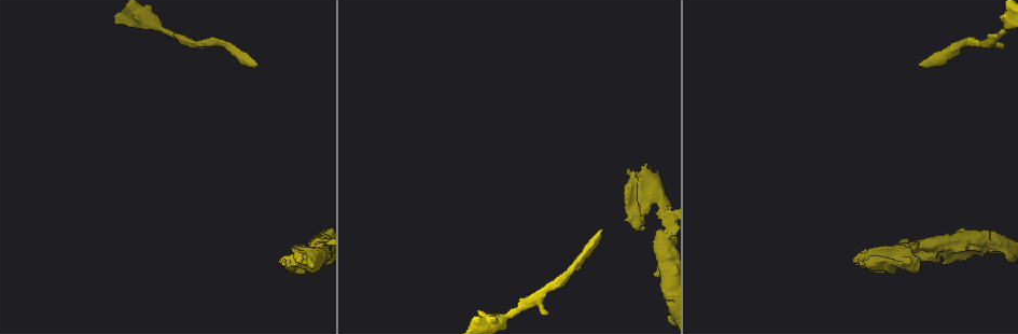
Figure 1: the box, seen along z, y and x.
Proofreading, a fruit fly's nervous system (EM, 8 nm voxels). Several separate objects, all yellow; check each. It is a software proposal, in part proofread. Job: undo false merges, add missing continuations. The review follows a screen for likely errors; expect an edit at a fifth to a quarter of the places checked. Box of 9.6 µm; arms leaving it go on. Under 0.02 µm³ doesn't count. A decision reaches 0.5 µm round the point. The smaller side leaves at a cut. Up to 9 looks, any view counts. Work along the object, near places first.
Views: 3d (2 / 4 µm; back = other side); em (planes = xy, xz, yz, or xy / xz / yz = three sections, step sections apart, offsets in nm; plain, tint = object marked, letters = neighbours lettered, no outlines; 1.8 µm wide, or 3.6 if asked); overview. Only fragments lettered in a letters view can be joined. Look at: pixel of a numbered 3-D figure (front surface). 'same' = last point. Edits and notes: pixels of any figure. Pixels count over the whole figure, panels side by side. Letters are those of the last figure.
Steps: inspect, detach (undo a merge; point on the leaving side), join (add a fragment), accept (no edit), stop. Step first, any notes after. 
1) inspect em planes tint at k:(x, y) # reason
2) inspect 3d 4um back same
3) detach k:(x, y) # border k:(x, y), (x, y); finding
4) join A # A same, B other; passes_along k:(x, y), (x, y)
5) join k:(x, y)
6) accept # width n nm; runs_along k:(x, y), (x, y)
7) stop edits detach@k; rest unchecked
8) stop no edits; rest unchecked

inspect 3d 2um at 1:(300, 263) # an open end

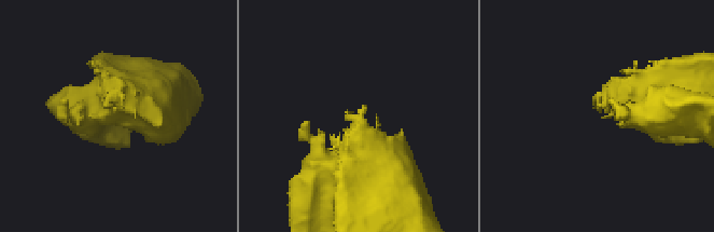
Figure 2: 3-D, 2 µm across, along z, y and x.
inspect em xz step 8 letters at 2:(365, 107) # arm_widths 260, 380 nm; need the tissue

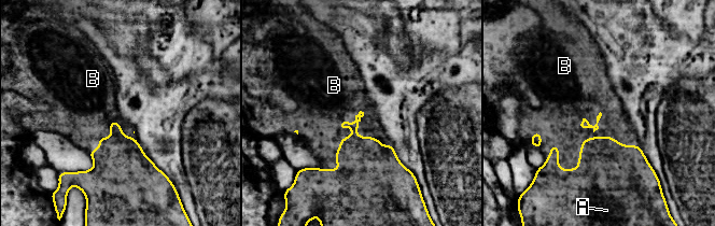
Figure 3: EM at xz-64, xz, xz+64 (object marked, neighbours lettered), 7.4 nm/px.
join B # A other, B same; passes_along 3:(368, 160), (340, 142), (324, 141); it goes on there

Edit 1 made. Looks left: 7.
inspect em planes tint at 1:(920, 266)

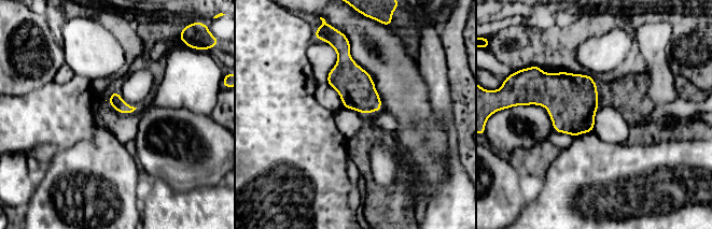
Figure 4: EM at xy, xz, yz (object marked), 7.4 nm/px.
inspect em planes letters same

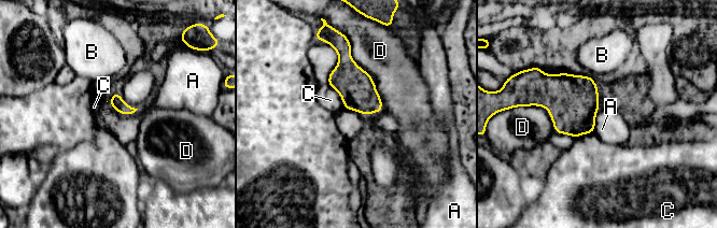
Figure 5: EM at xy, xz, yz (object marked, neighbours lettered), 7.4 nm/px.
accept # A other, B other, C other, D other; border 5:(595, 122), (593, 131); none of them fits

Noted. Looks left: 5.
inspect 3d 2um at 1:(547, 315)

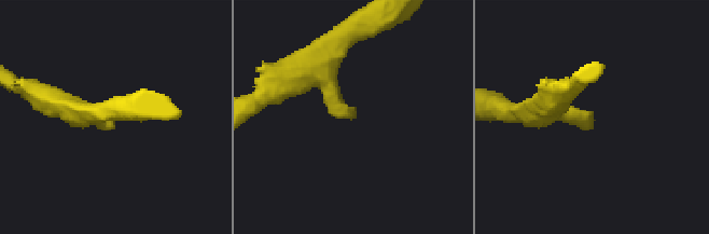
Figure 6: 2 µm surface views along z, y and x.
inspect em xy step 4 letters at 6:(592, 128) # now the EM

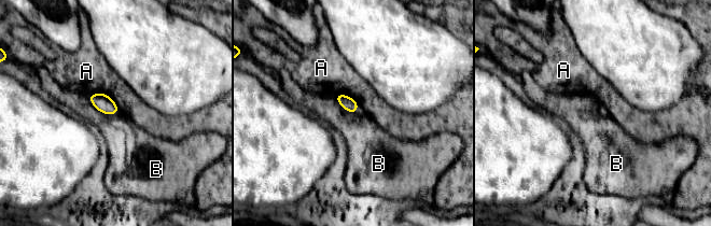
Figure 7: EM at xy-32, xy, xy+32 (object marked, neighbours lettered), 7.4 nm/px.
inspect em planes letters same # cut it another way

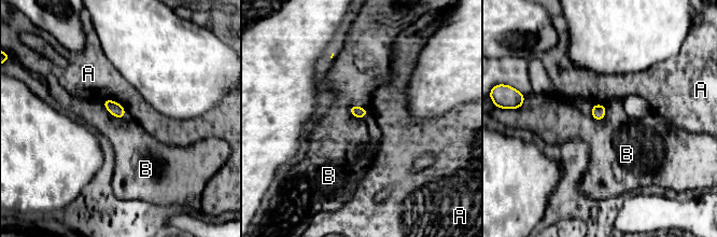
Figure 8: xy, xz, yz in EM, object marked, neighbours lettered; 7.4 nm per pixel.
accept # A other, B other; border 8:(348, 108), (361, 106), (368, 110); no lettered fragment goes on from it

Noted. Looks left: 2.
inspect em yz step 16 tint at 1:(600, 232) # long arm stops here

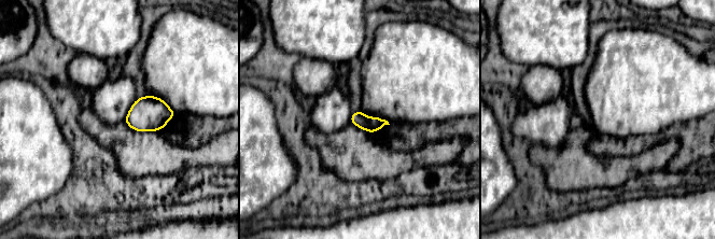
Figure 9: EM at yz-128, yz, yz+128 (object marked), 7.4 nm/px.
inspect em planes letters same

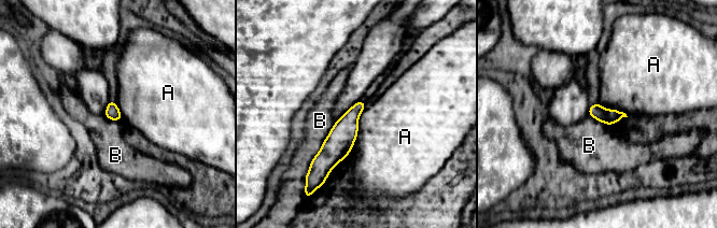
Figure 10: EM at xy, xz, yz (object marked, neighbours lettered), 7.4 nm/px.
accept # A other, B other; no lettered fragment goes on from it

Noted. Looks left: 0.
stop edits join@3; rest unchecked

